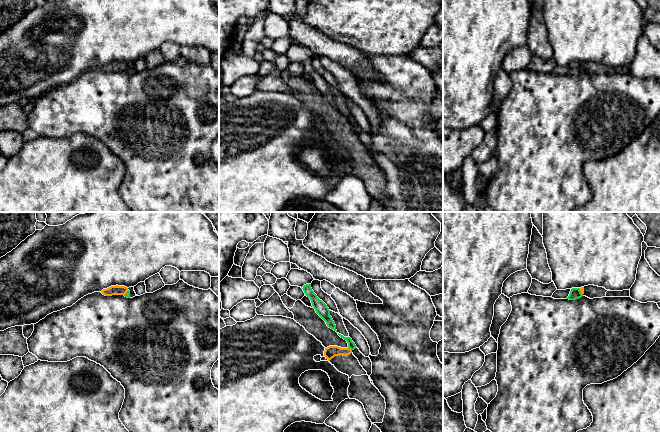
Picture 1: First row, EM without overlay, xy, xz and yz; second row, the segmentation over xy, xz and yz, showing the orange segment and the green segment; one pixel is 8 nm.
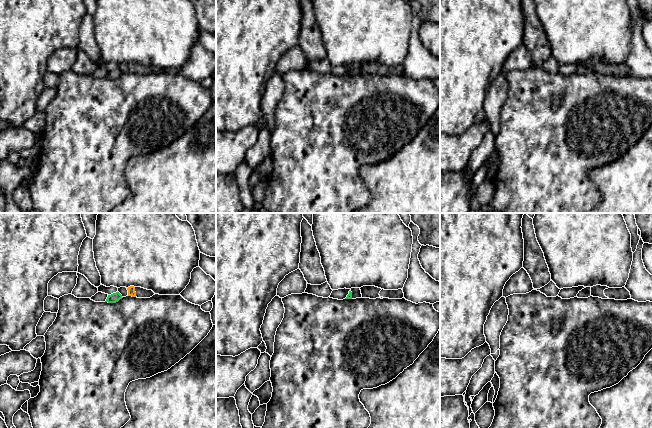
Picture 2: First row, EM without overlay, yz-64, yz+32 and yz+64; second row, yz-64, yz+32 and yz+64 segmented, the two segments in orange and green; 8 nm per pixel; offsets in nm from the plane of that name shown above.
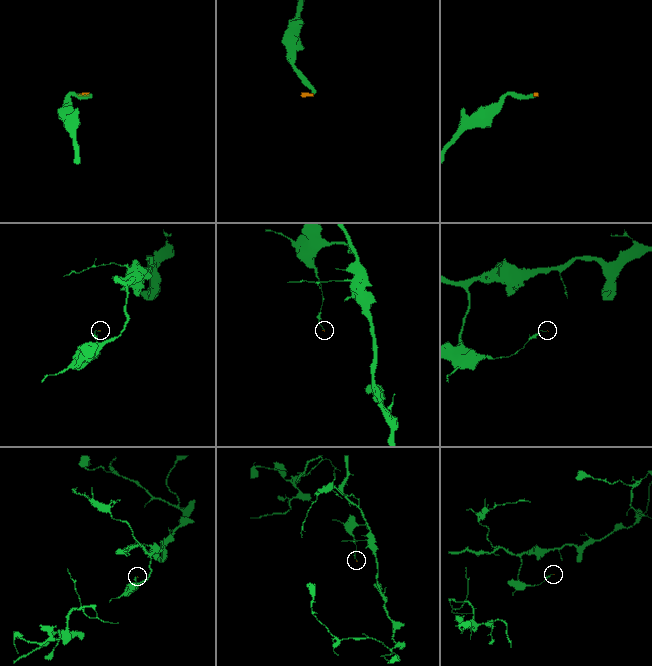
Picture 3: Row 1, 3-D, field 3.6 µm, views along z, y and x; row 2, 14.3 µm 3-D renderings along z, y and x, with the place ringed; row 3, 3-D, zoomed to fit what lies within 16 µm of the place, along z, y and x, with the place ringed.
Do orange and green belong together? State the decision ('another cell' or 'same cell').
another cell

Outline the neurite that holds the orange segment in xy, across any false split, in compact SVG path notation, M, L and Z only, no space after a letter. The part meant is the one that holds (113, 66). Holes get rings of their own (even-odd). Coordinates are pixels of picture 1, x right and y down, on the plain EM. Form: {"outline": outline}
{"outline": "M111 62L107 65L103 65L101 69L105 72L112 72L112 71L125 71L128 67L128 64L125 62Z"}

